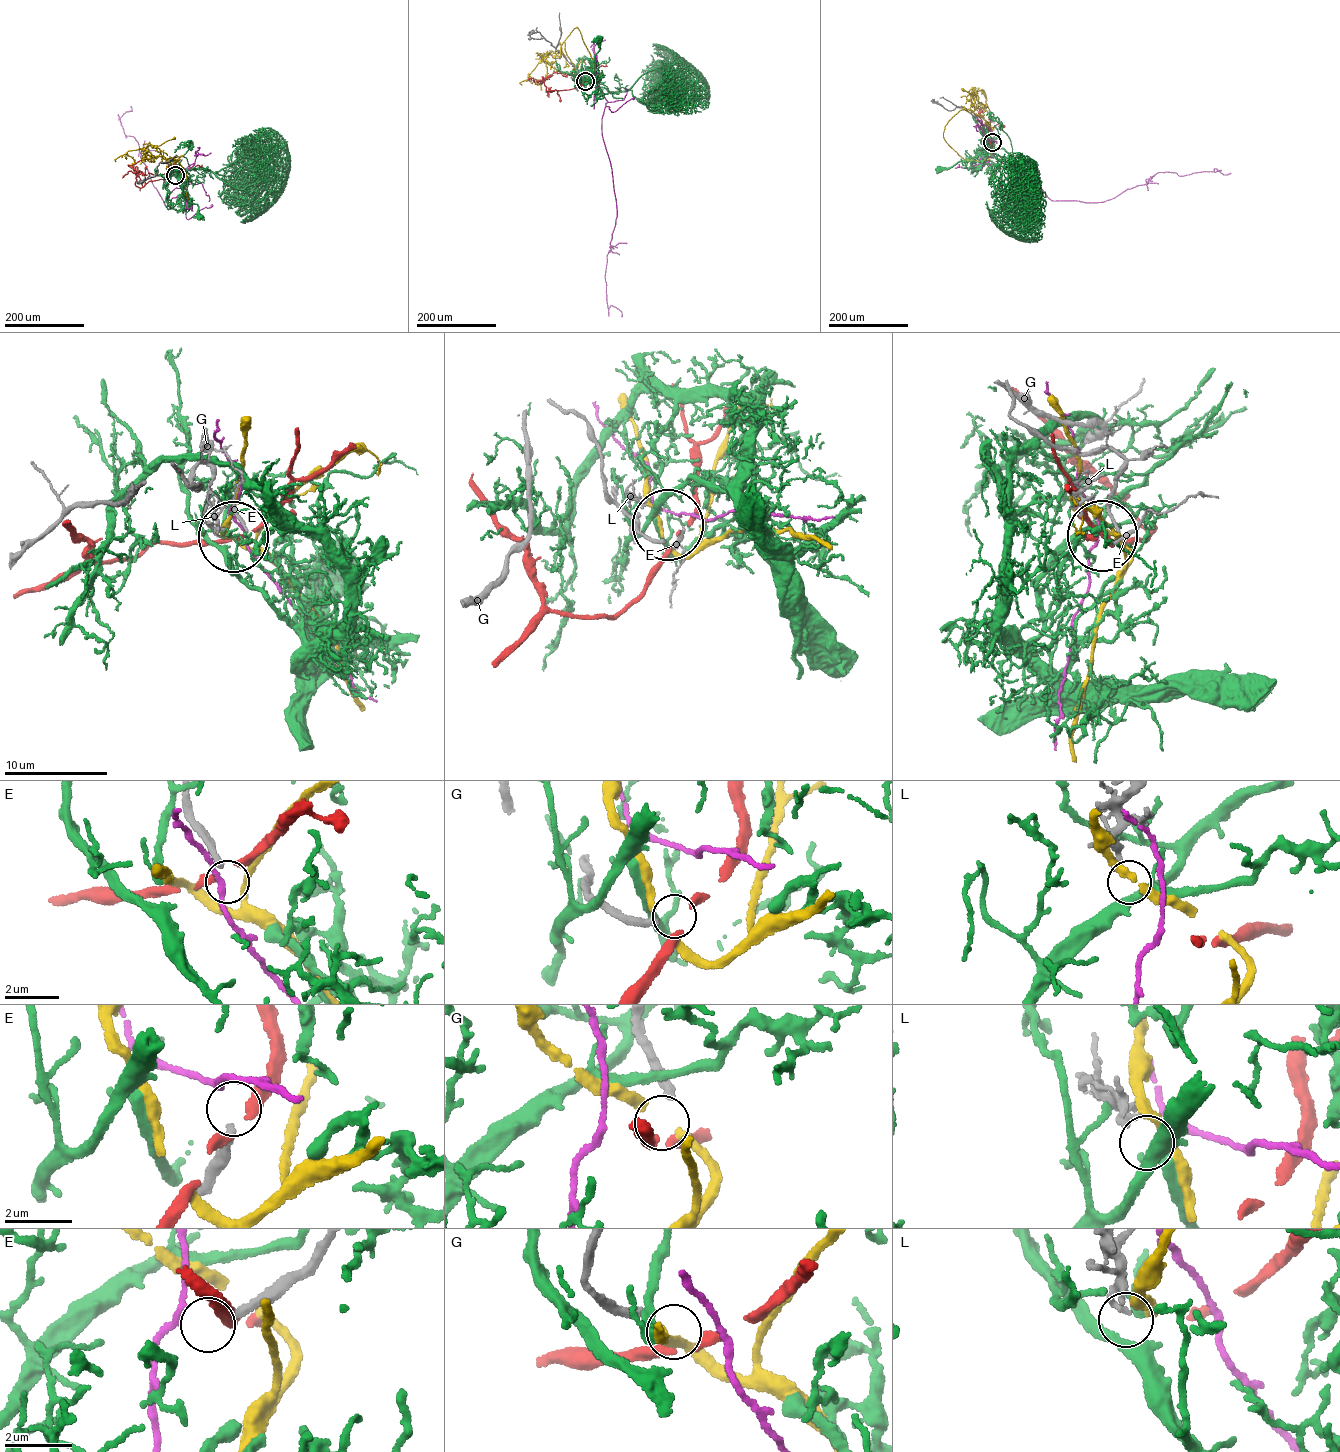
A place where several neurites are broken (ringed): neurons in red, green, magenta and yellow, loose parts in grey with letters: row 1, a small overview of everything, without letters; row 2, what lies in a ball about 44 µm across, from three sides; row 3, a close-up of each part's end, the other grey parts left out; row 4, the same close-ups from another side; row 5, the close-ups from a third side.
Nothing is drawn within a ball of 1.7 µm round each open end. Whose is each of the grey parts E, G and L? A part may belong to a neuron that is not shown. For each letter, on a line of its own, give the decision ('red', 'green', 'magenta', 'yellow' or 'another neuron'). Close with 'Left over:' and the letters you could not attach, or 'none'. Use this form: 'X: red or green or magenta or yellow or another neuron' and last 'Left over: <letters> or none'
E: magenta
G: another neuron
L: green
Left over: G

